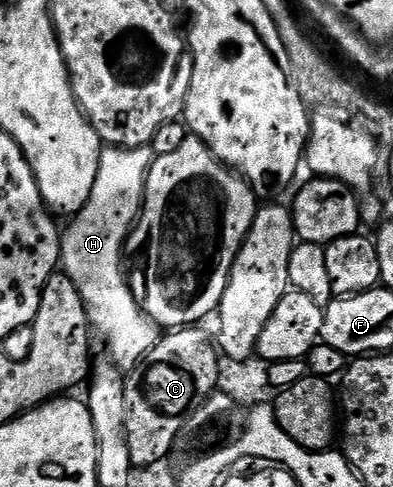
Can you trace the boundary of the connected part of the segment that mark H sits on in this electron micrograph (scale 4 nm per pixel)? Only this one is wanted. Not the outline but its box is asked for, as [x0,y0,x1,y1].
[61,147,161,371]

